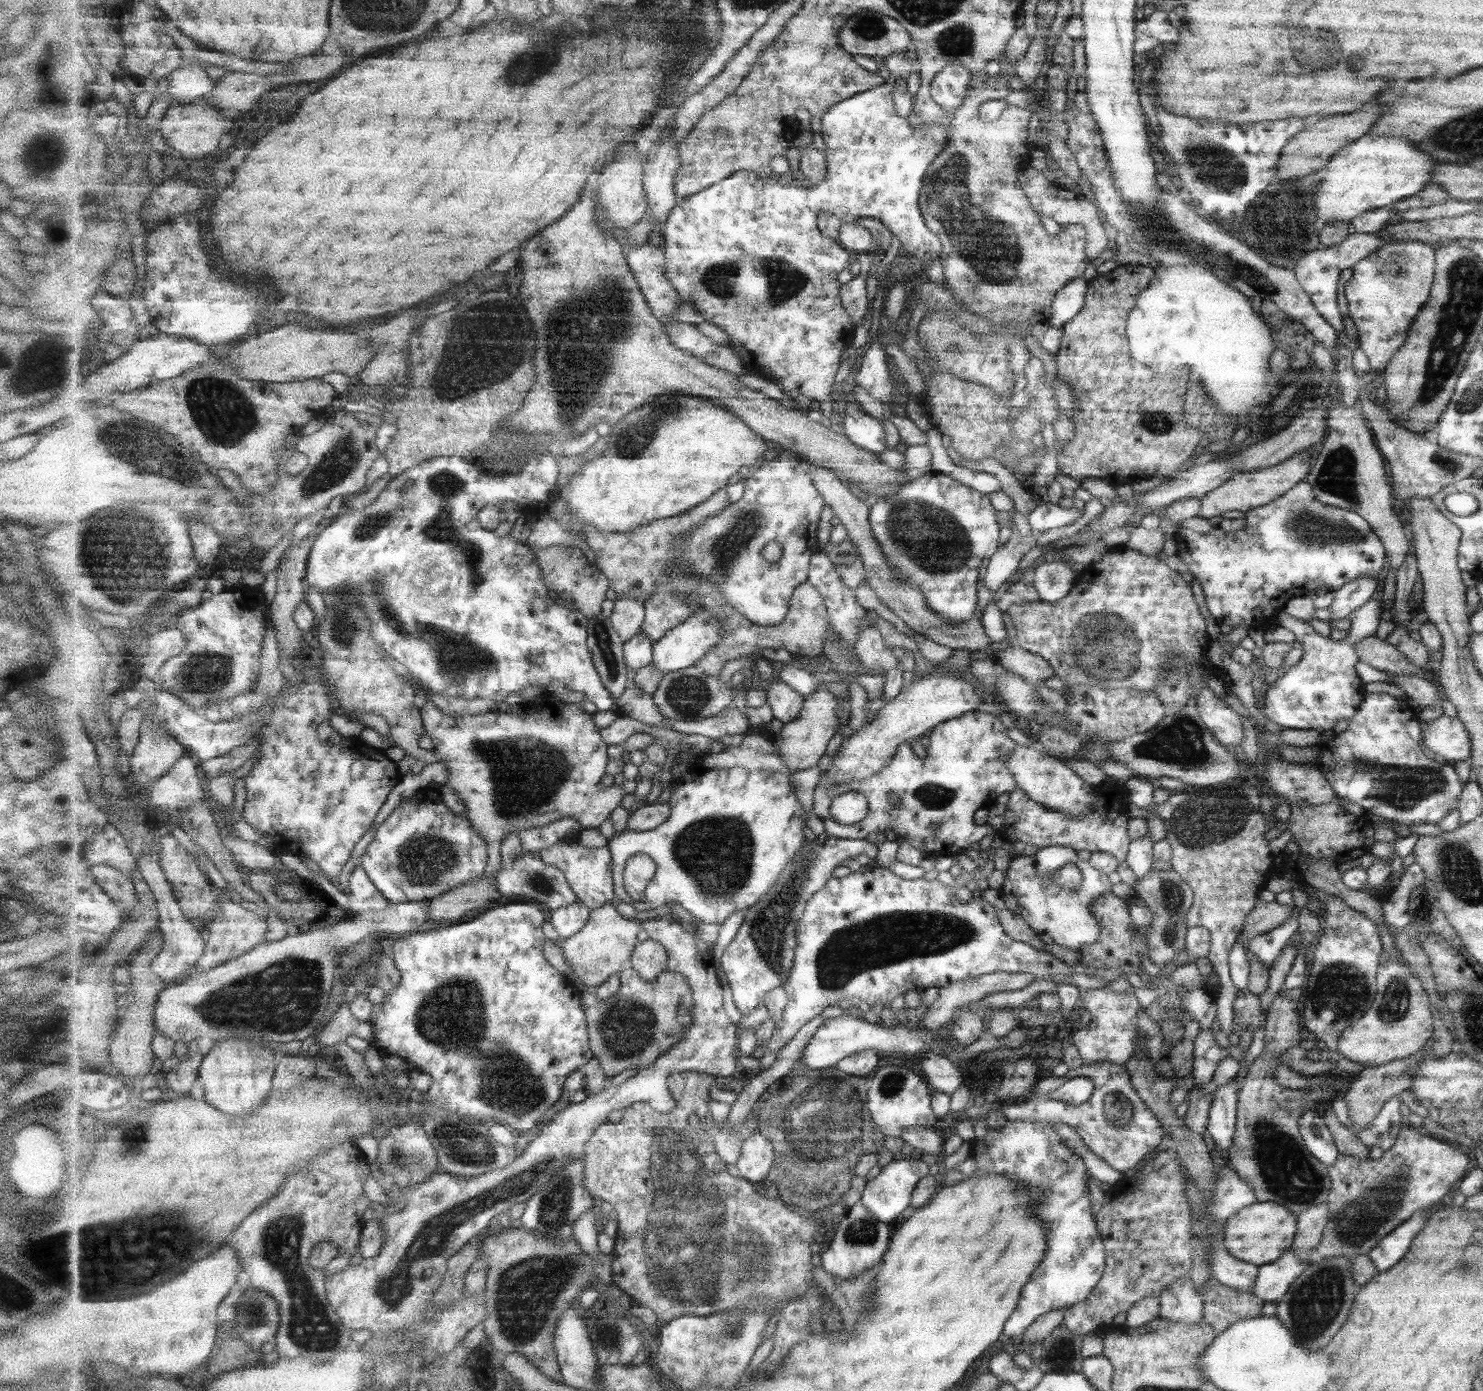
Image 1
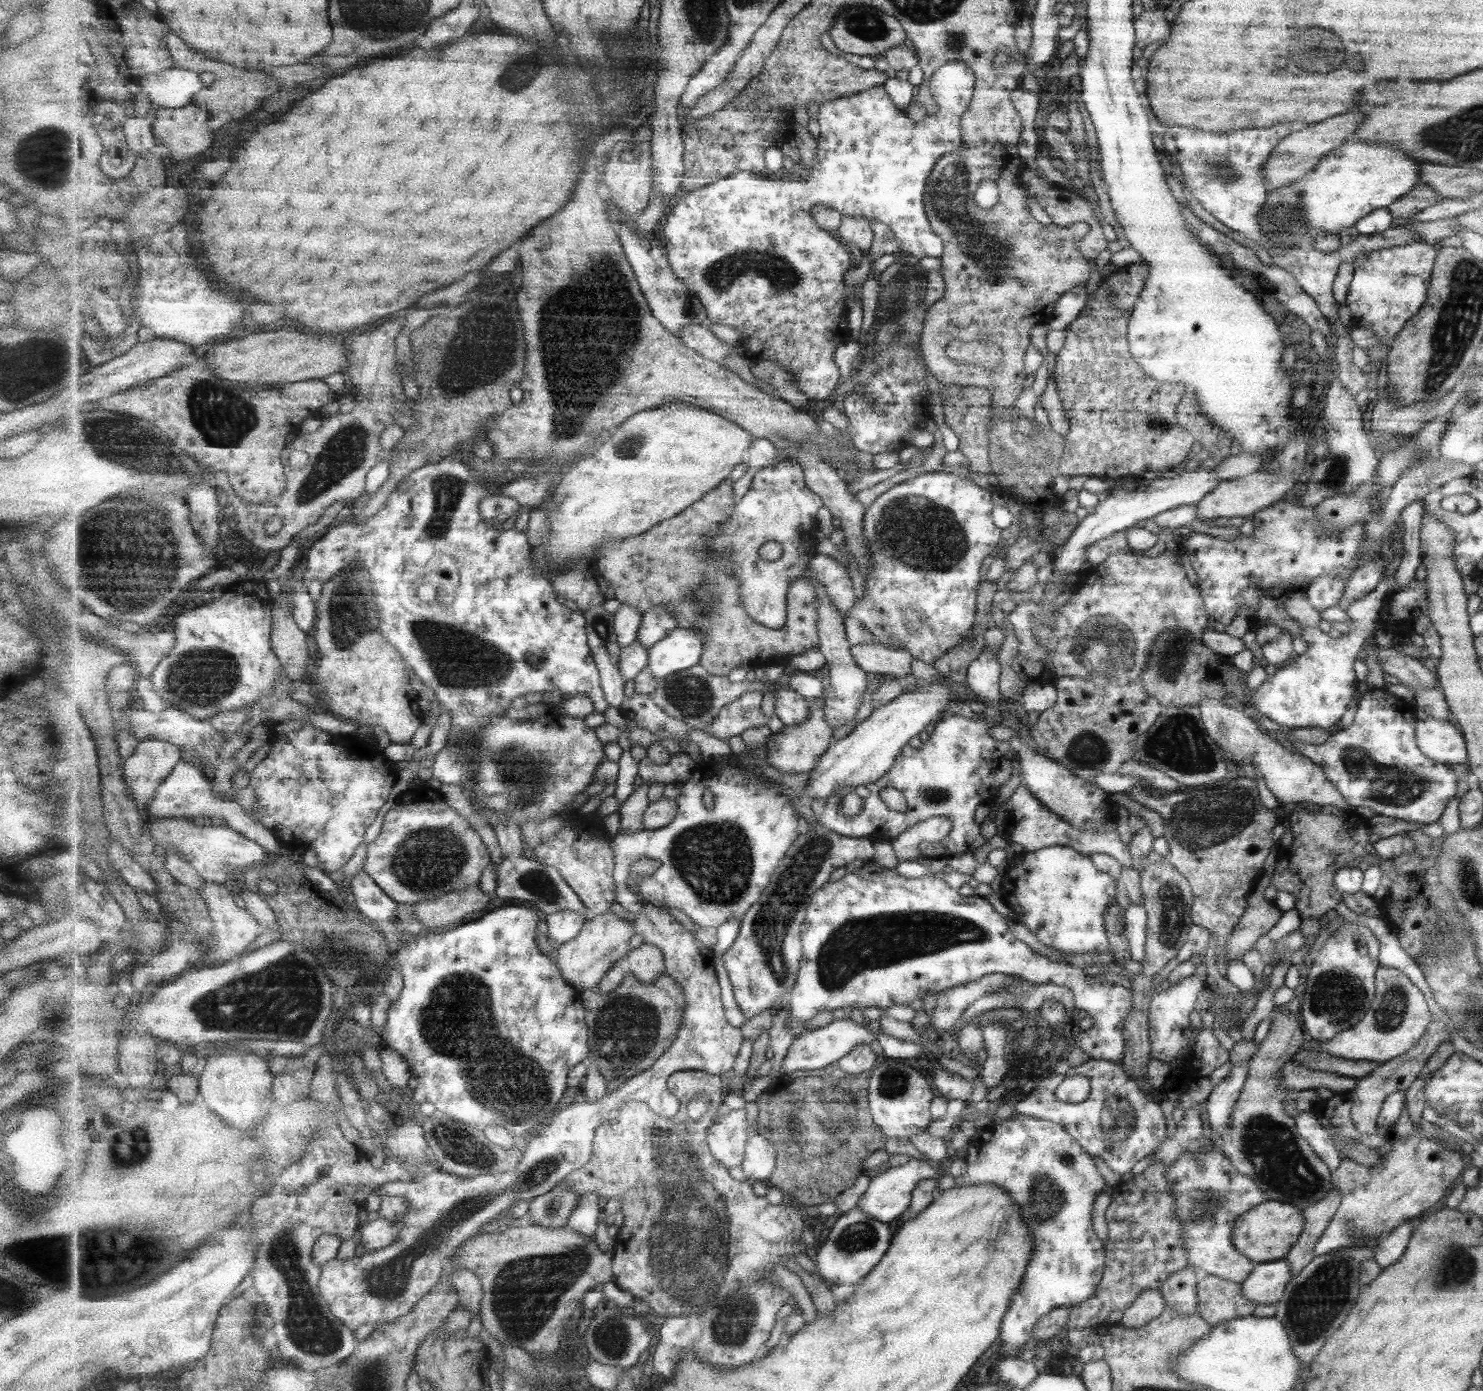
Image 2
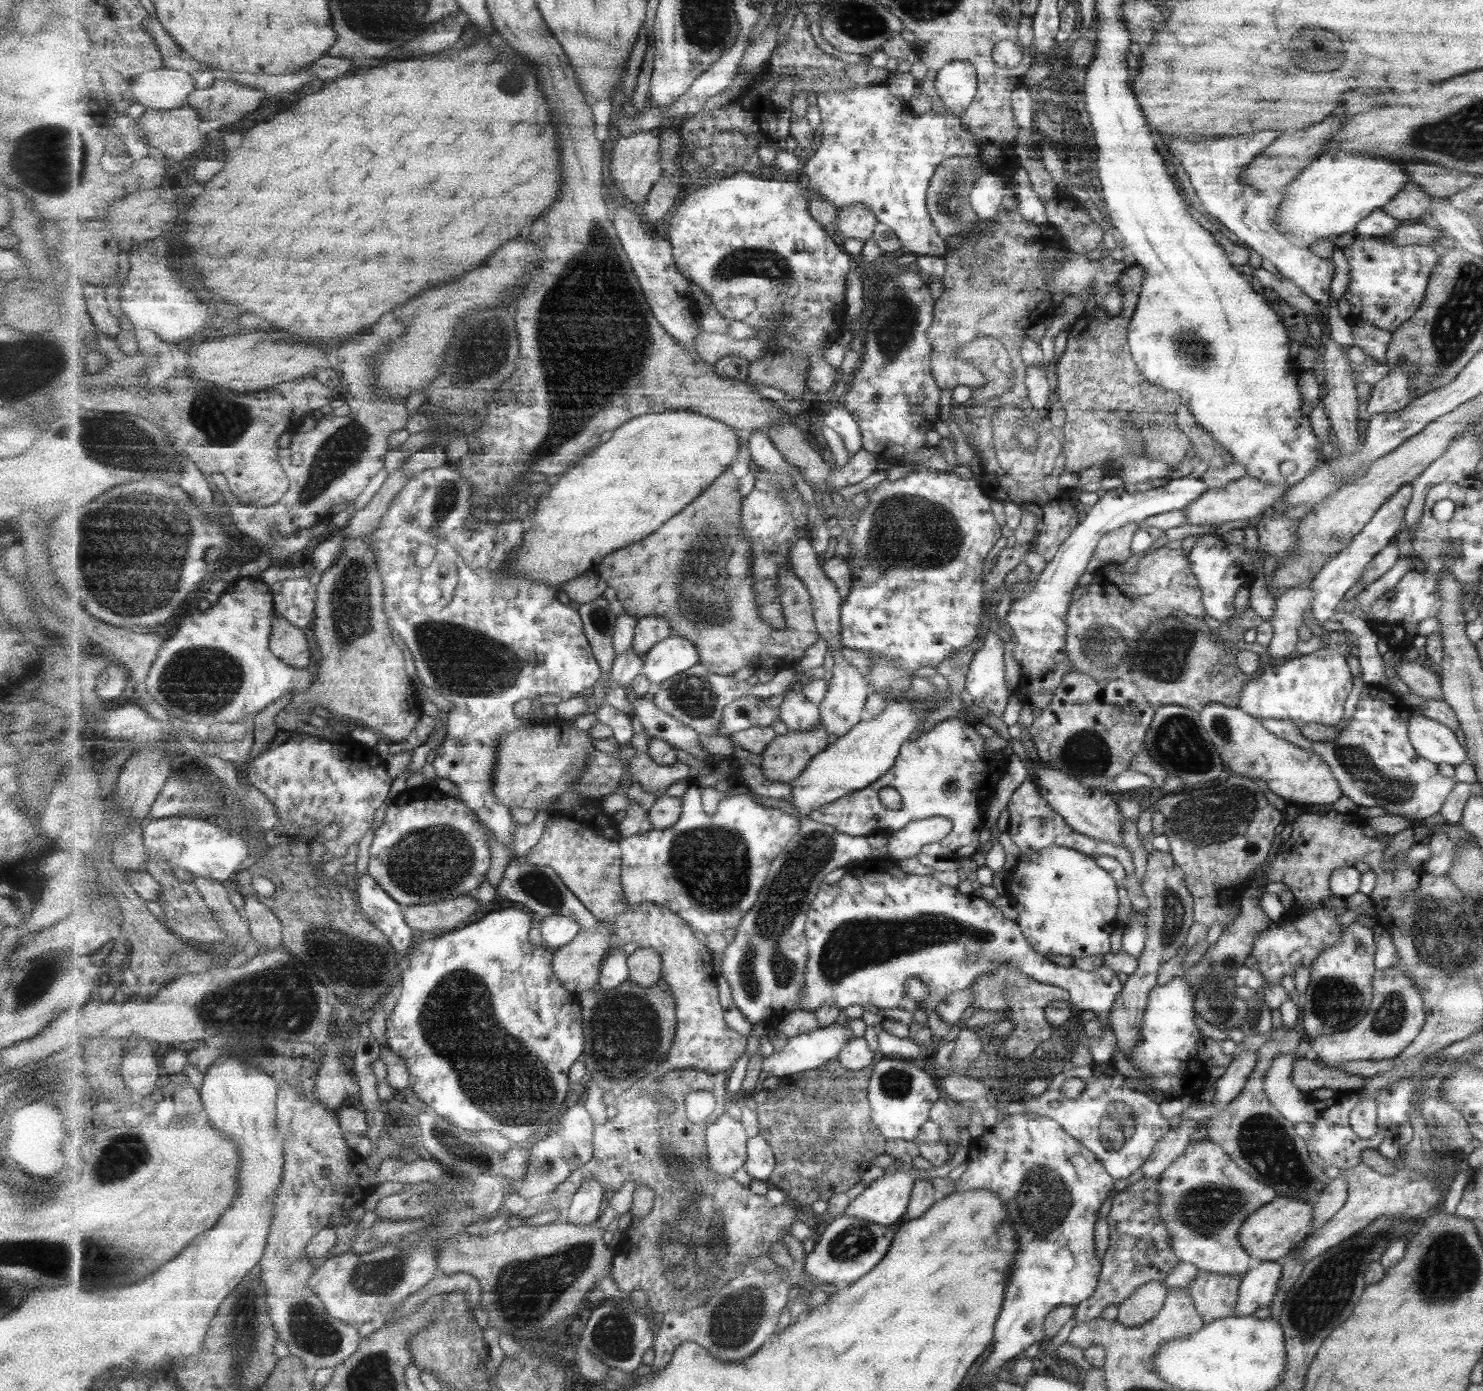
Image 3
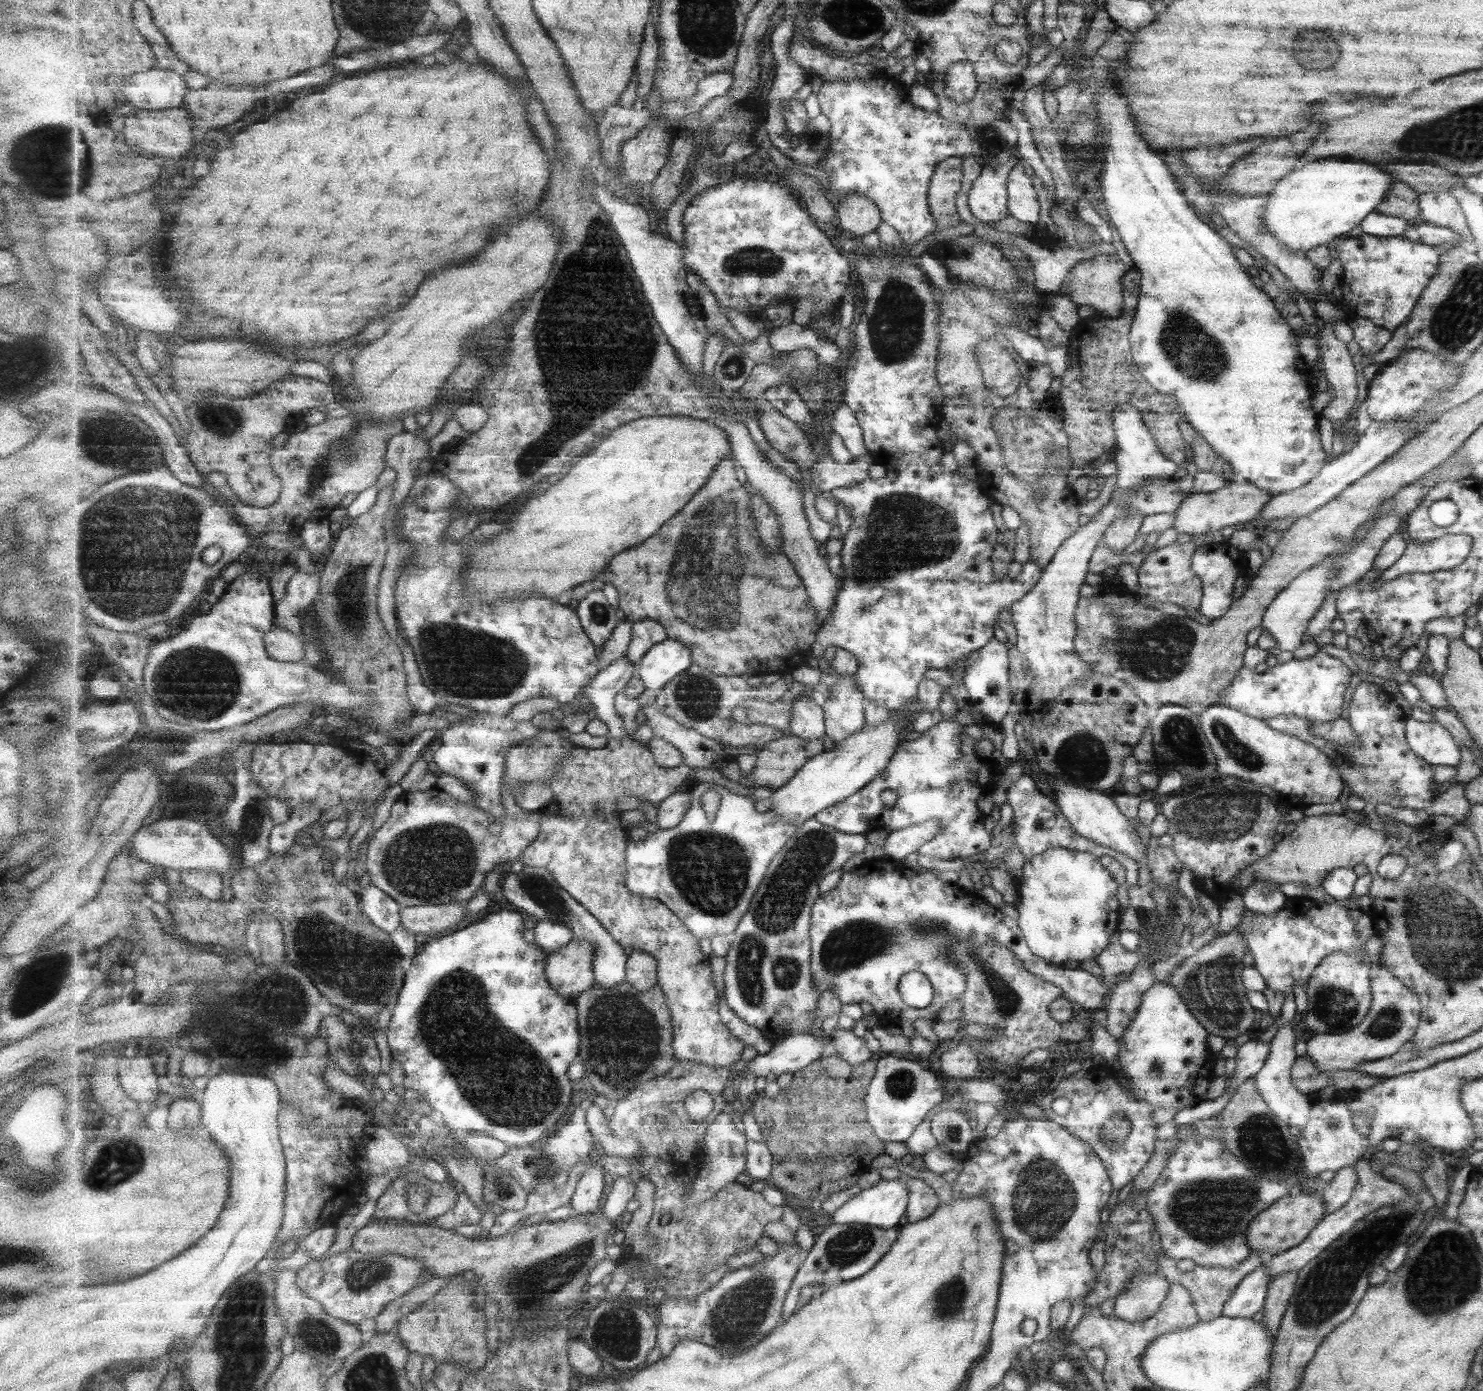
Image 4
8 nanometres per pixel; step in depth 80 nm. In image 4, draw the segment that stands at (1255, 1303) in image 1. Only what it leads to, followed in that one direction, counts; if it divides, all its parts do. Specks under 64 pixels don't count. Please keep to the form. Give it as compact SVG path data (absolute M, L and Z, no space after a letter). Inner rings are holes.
M1250 1253L1247 1259L1243 1260L1239 1265L1229 1269L1195 1266L1195 1268L1189 1272L1179 1272L1176 1262L1164 1255L1157 1257L1155 1264L1157 1264L1157 1269L1169 1284L1180 1284L1187 1290L1190 1294L1190 1299L1192 1300L1198 1321L1211 1321L1213 1318L1218 1318L1221 1315L1224 1302L1227 1302L1232 1290L1235 1290L1237 1283L1246 1274L1249 1274L1252 1270L1262 1265L1259 1261L1259 1257L1253 1255L1253 1253Z

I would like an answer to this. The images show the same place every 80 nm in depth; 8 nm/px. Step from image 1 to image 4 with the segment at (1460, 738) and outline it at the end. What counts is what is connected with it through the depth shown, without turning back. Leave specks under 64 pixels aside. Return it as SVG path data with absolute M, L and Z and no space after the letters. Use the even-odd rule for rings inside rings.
M1409 717L1404 723L1404 738L1407 748L1433 768L1459 765L1459 745L1439 724Z

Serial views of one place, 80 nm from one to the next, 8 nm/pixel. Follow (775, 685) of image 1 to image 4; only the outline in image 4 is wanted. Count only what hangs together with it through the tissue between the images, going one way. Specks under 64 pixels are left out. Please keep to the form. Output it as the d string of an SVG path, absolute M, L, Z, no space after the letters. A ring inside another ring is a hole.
M804 693L793 700L793 718L791 718L791 734L809 742L823 740L826 736L826 712L813 703Z

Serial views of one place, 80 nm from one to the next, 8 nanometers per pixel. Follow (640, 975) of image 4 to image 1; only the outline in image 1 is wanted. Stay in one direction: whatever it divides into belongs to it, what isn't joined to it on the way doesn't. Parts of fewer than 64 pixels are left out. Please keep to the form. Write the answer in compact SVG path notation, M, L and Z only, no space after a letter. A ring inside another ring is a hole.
M655 939L641 941L634 950L629 966L632 966L644 978L655 980L668 970L669 958L666 946Z

